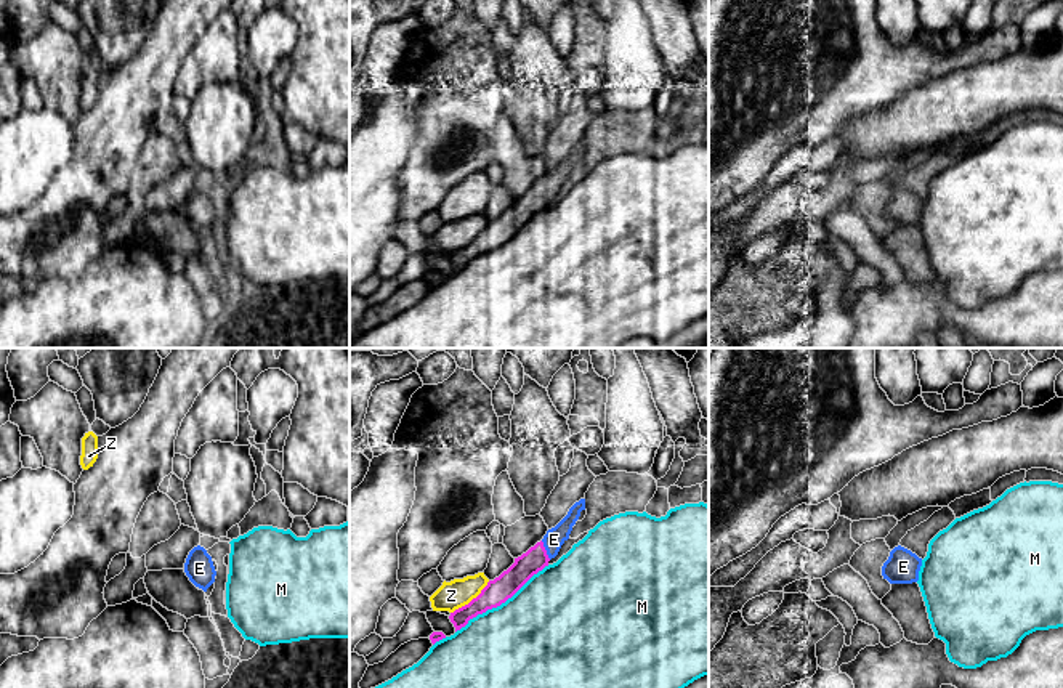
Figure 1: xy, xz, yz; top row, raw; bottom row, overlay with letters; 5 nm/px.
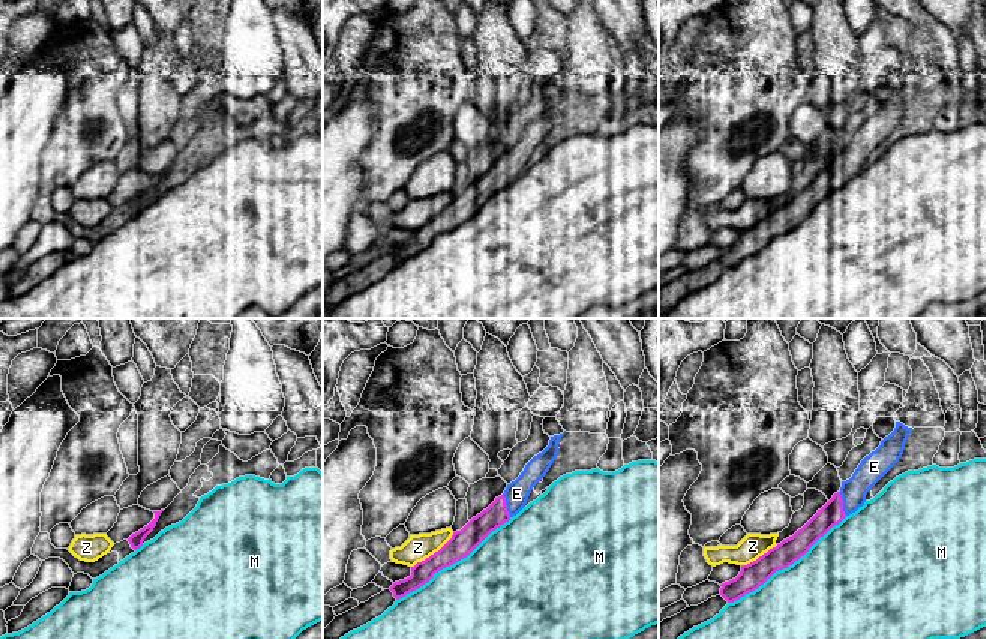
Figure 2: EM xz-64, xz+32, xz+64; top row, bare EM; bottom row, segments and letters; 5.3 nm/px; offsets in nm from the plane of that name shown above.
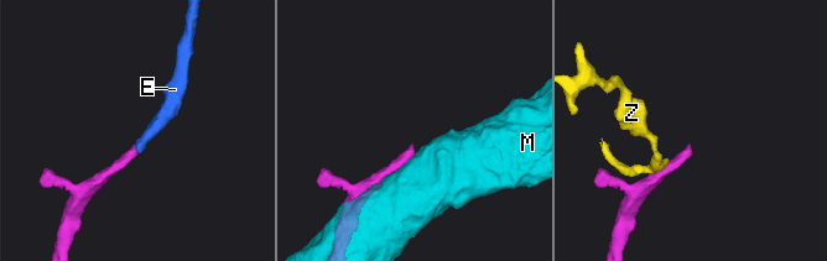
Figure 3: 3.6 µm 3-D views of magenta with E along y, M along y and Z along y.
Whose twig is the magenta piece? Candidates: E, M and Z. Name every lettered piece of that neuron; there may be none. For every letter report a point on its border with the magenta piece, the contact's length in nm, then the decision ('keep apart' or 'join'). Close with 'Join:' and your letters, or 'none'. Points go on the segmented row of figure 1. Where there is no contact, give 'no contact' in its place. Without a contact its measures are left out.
E: contact xz (545, 550); length 110 nm; join
M: contact xz (502, 602); length 600 nm; keep apart
Z: contact xz (472, 600); length 260 nm; keep apart
Join: E

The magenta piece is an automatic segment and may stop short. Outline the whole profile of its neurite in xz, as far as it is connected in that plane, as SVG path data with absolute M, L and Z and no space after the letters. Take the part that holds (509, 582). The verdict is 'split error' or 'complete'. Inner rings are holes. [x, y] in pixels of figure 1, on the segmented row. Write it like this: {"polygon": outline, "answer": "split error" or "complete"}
{"polygon": "M585 499L576 502L568 515L552 529L547 531L544 539L531 547L526 553L515 558L515 563L494 581L489 581L481 593L468 605L451 613L449 619L455 632L468 624L470 619L487 609L497 608L511 598L534 574L548 566L561 545L569 539L572 526L585 510Z", "answer": "split error"}

